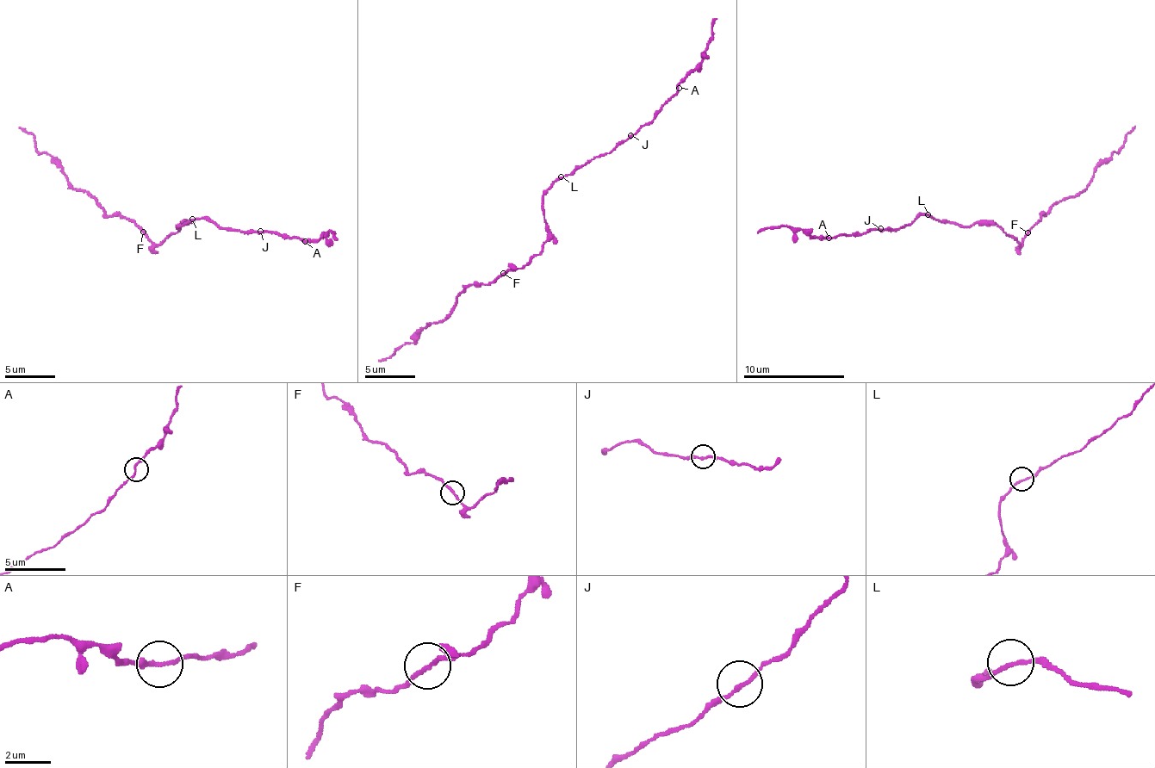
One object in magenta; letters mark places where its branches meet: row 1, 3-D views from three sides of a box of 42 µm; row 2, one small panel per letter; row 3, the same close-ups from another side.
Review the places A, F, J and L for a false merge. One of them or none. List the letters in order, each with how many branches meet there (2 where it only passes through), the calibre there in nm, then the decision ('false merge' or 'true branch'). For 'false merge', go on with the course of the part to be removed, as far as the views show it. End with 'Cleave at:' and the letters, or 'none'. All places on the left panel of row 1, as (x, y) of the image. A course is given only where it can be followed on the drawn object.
A: 2 branches meet; 190 nm thick; true branch
F: 2 branches meet; 170 nm thick; false merge; foreign part runs (144, 231), (127, 217), (107, 214), (84, 190), (71, 185), (51, 155), (36, 149), (32, 133), (20, 127)
J: 2 branches meet; 170 nm thick; true branch
L: 2 branches meet; 160 nm thick; true branch
Cleave at: F

